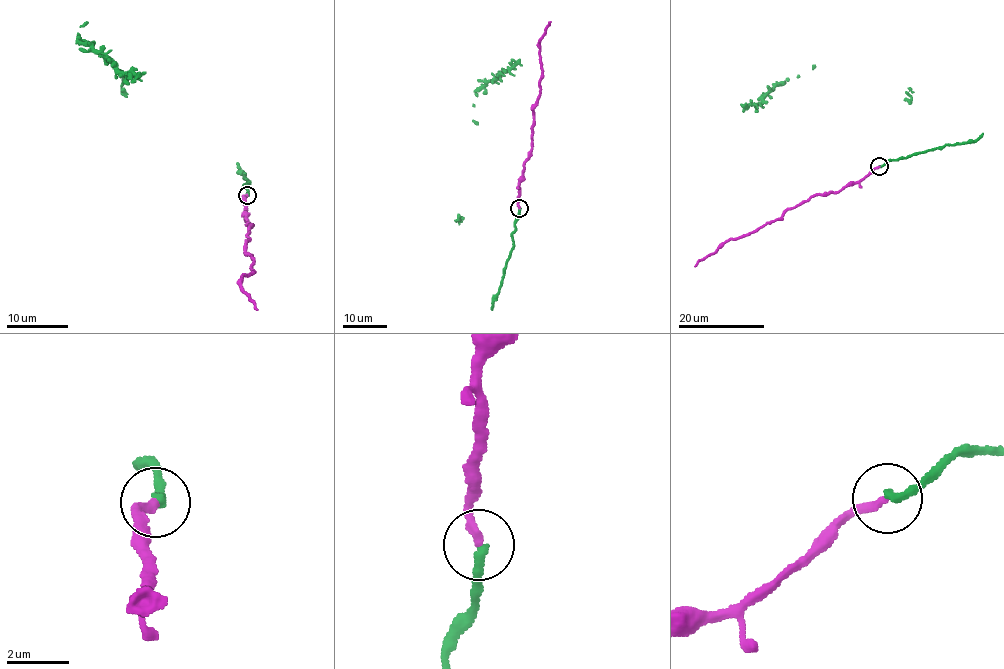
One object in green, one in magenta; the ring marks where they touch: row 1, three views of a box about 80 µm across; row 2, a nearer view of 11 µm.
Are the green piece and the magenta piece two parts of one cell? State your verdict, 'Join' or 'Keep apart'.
Join

